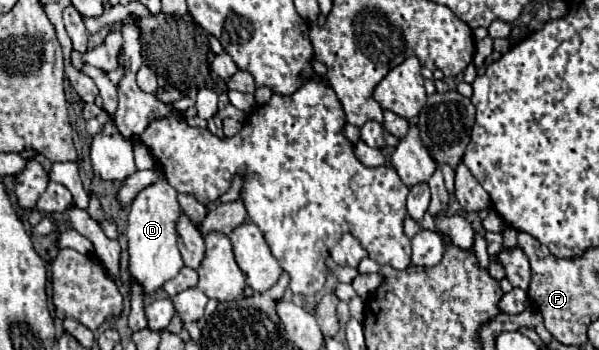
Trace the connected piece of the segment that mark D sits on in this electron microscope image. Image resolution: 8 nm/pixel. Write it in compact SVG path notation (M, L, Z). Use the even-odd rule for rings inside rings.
M161 180L153 186L143 188L129 212L127 240L129 240L129 276L135 284L143 288L143 296L155 294L167 280L171 280L185 264L177 250L175 224L181 214L177 206L177 192L169 186L167 180Z

